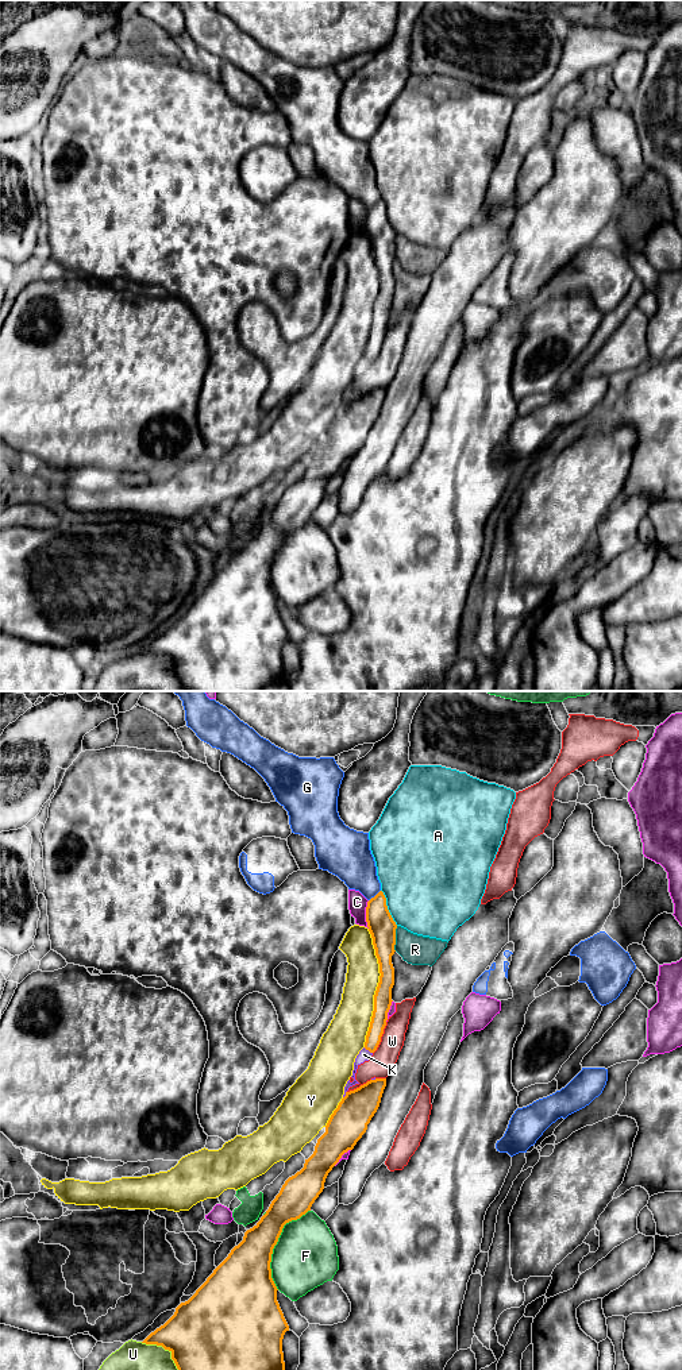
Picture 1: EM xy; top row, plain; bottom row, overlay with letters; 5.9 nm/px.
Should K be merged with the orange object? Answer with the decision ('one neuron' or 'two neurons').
two neurons

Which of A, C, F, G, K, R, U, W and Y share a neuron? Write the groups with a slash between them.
A / C / F / G / K W / R / U / Y

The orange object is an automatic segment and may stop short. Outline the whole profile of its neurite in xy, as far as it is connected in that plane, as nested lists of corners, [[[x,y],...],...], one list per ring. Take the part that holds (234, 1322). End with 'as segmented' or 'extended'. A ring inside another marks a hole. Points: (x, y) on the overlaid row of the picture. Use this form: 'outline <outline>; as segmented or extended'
outline [[[375,1078],[346,1092],[304,1168],[285,1181],[266,1213],[244,1232],[243,1240],[196,1293],[181,1303],[174,1315],[142,1343],[169,1350],[178,1370],[285,1370],[282,1339],[289,1325],[277,1301],[278,1289],[271,1278],[273,1249],[284,1226],[311,1211],[324,1189],[328,1173],[366,1132],[385,1087],[386,1078]]]; as segmented

